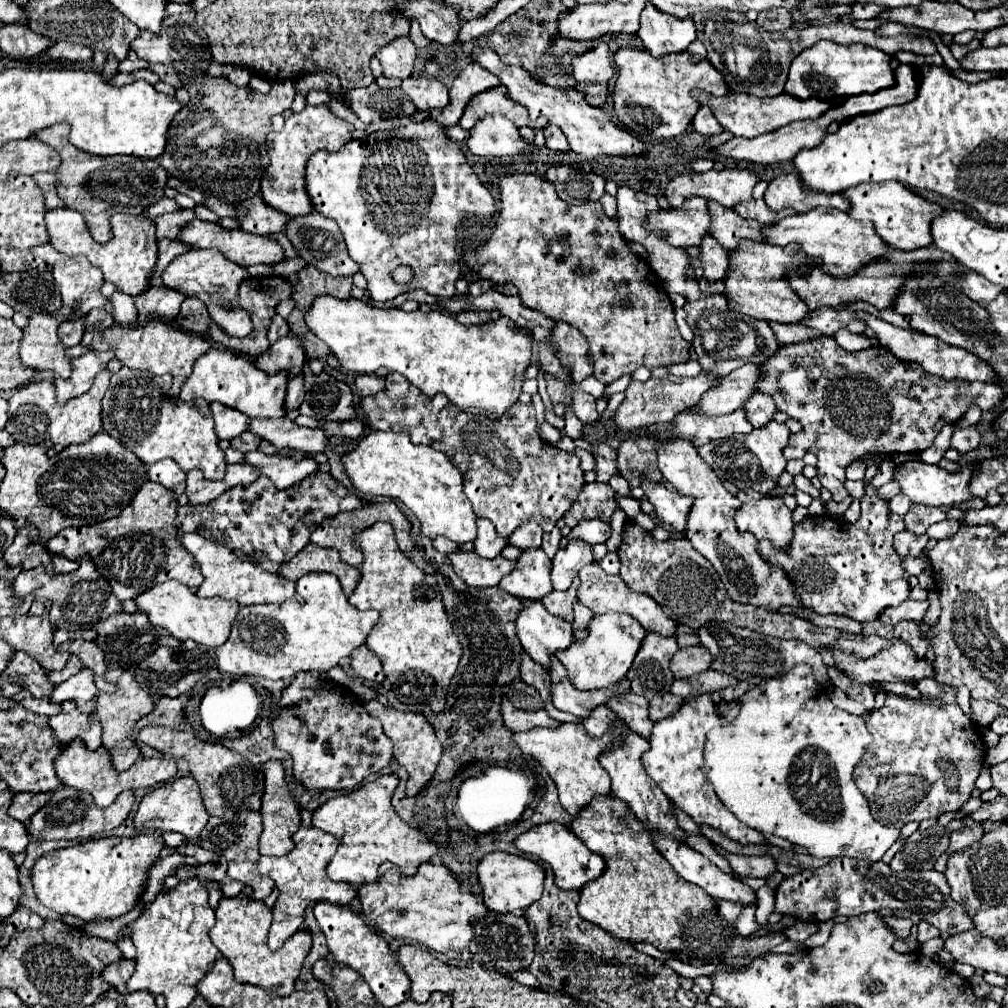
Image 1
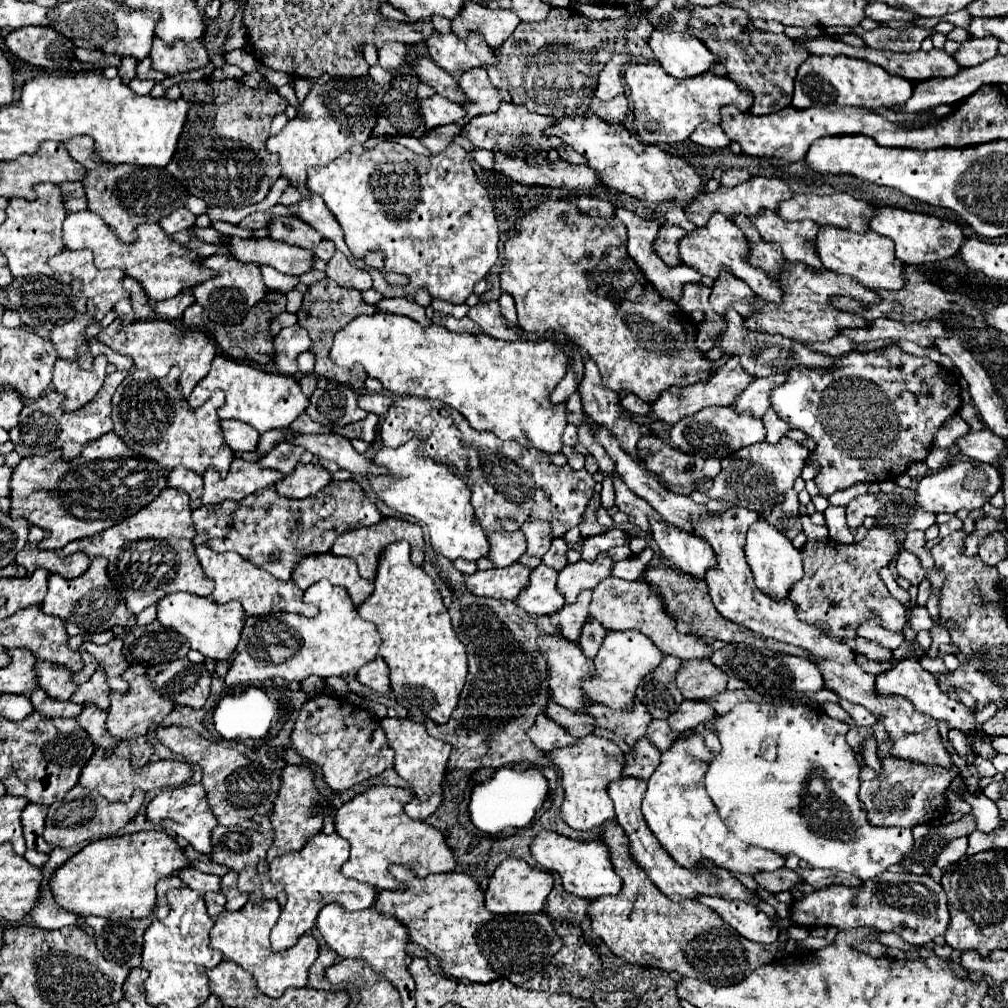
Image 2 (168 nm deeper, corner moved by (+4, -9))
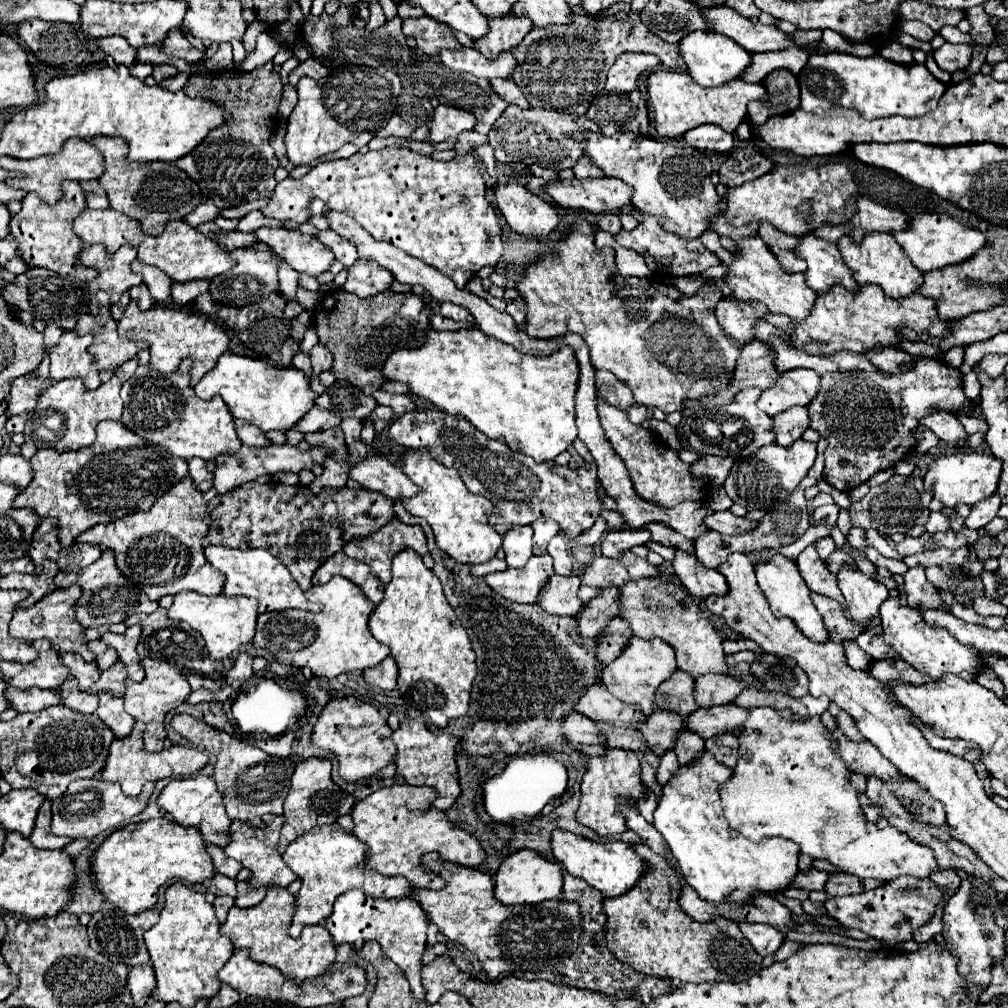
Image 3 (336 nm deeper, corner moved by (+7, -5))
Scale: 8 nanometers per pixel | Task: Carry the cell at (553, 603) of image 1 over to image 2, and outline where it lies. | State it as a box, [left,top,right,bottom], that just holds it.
[557,590,591,642]

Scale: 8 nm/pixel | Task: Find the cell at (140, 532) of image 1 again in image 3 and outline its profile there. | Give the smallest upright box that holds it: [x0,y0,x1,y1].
[76,476,224,600]

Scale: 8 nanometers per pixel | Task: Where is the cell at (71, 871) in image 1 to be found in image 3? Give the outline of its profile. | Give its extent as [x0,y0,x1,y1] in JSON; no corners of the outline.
[90,818,214,914]

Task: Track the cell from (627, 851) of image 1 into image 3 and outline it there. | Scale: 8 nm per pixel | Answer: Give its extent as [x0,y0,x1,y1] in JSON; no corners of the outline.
[602,844,762,982]

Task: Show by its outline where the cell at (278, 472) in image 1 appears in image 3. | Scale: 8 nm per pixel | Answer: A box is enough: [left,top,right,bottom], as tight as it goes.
[308,458,348,494]

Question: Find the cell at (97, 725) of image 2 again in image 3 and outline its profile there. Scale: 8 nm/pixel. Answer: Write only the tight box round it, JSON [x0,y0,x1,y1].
[96,692,134,738]

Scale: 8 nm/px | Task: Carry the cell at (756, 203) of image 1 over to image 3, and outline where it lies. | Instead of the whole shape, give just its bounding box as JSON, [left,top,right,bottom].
[794,232,858,294]

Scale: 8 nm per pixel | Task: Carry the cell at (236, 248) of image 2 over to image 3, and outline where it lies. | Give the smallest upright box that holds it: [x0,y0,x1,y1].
[256,228,334,276]

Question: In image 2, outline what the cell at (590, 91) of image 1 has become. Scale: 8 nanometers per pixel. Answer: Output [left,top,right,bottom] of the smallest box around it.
[591,96,629,124]

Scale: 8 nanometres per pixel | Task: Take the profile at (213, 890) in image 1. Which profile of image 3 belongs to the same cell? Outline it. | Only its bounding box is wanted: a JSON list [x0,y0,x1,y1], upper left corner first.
[212,896,234,922]

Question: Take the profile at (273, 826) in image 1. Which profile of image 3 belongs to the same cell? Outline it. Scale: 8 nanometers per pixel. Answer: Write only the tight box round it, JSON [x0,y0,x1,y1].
[278,758,354,852]

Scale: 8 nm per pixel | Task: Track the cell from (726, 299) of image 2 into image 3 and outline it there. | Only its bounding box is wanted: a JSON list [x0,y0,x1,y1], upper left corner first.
[716,296,766,344]

